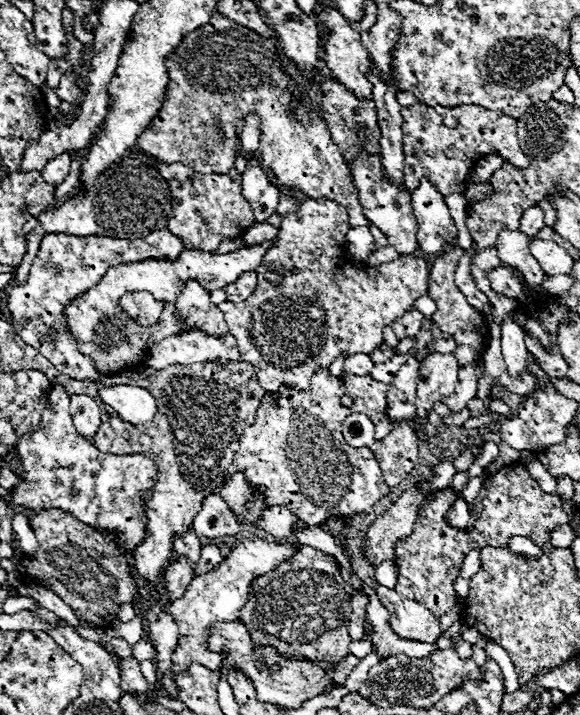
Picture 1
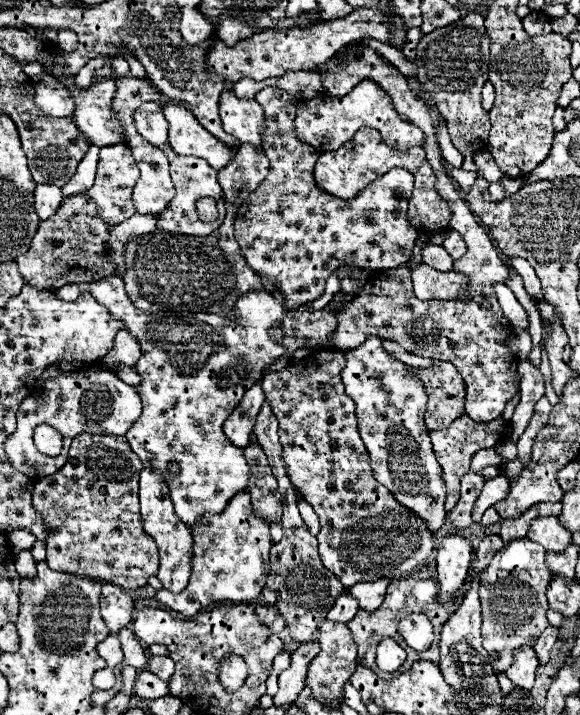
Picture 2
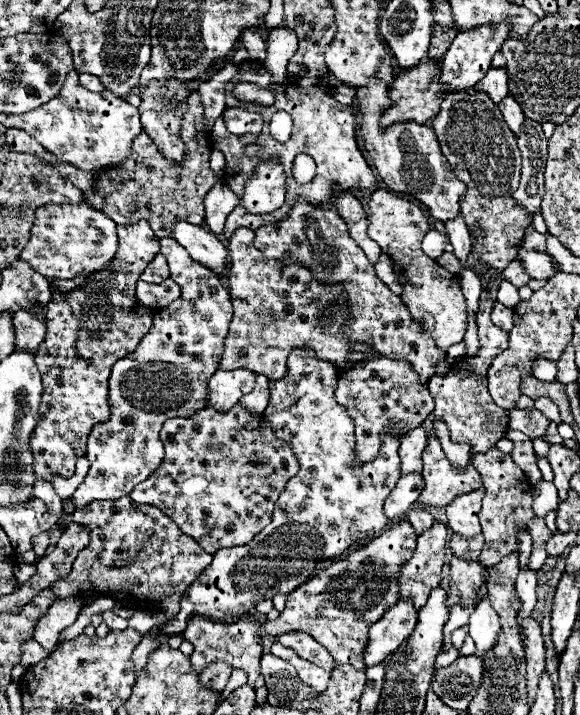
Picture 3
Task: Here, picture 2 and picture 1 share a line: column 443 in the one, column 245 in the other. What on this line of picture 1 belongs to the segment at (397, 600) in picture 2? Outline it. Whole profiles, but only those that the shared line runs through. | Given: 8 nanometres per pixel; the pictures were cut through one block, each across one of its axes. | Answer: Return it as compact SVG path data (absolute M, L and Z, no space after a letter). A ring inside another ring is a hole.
M300 546L296 556L252 580L248 602L240 612L240 622L248 628L256 646L272 646L280 648L280 652L336 664L348 656L348 644L352 642L346 630L350 596L352 586L342 580L336 560L324 556L316 548Z

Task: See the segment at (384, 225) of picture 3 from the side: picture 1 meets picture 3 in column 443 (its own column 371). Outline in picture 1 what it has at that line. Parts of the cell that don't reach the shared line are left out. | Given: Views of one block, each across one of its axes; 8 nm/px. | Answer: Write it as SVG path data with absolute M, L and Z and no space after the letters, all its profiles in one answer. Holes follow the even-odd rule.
M304 200L298 212L282 216L280 240L264 255L260 268L256 268L258 286L252 296L240 304L220 304L228 332L238 340L242 358L256 368L258 382L268 392L276 392L280 386L308 390L312 374L330 366L340 354L348 358L358 352L372 352L382 342L382 328L392 324L396 316L402 316L420 296L428 294L430 268L422 258L408 256L373 268L356 268L350 256L346 262L348 226L346 208L334 200Z

